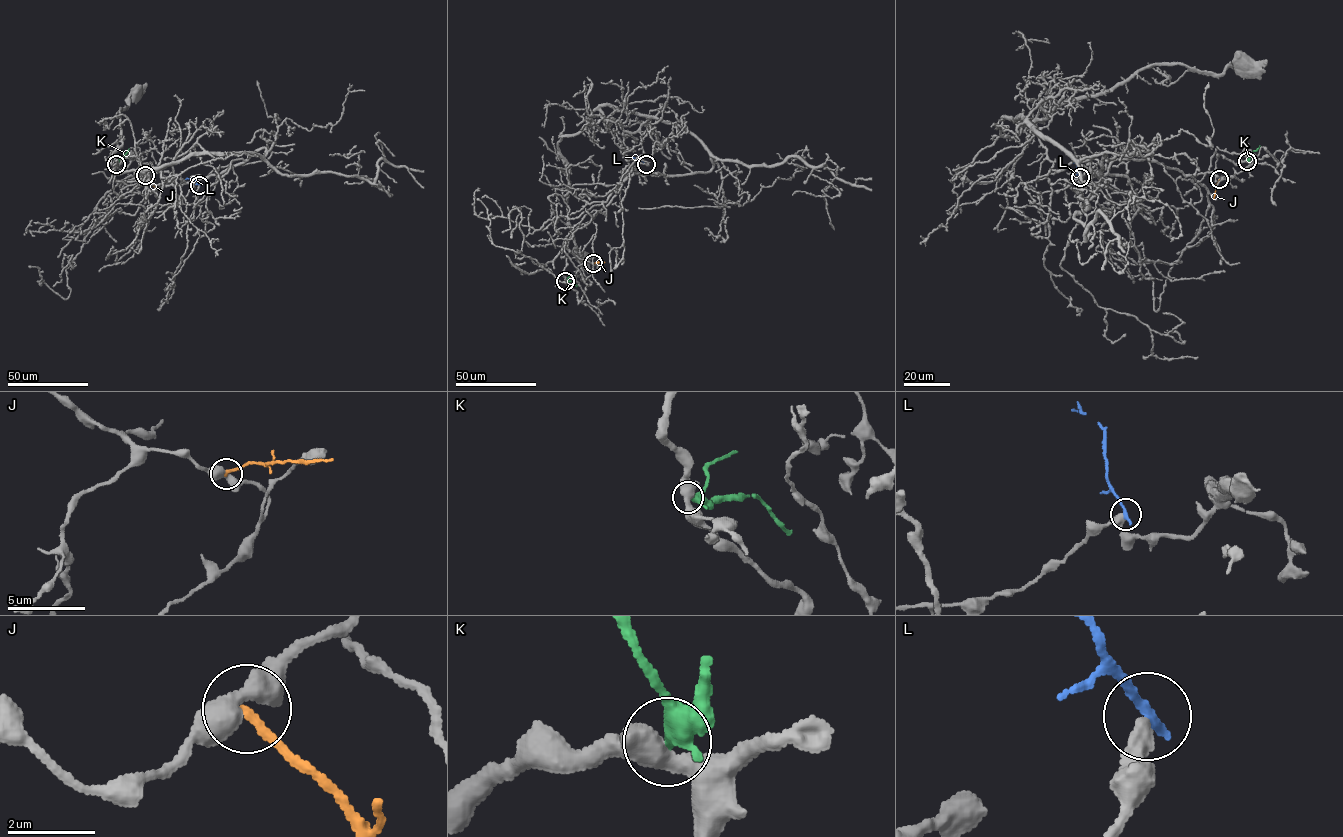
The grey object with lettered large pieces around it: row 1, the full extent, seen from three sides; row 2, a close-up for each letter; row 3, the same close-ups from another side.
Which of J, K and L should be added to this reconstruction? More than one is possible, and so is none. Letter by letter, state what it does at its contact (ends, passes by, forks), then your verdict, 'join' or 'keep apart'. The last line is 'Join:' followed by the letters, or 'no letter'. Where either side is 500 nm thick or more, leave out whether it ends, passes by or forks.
J: it ends; keep apart
K: keep apart
L: it ends; keep apart
Join: no letter

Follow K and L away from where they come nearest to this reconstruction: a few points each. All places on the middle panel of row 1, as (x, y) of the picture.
K: (565, 281), (577, 285)
L: (646, 164), (633, 157)

